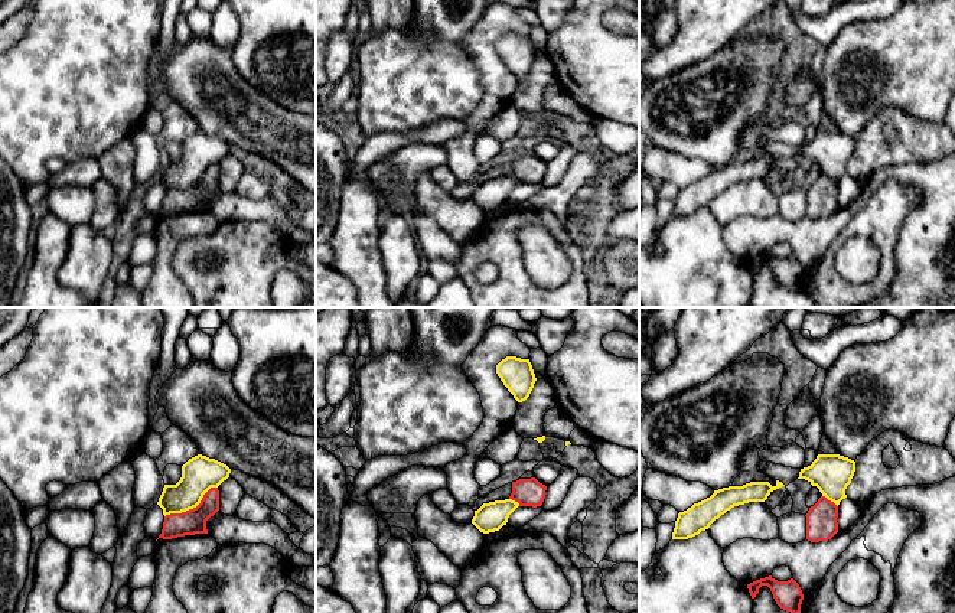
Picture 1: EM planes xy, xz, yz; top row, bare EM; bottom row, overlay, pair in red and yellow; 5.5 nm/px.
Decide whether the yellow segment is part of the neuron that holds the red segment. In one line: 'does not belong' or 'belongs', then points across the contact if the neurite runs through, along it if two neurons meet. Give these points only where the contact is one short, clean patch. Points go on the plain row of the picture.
does not belong; border along xy (217, 163), (212, 163), (195, 183), (165, 193)

